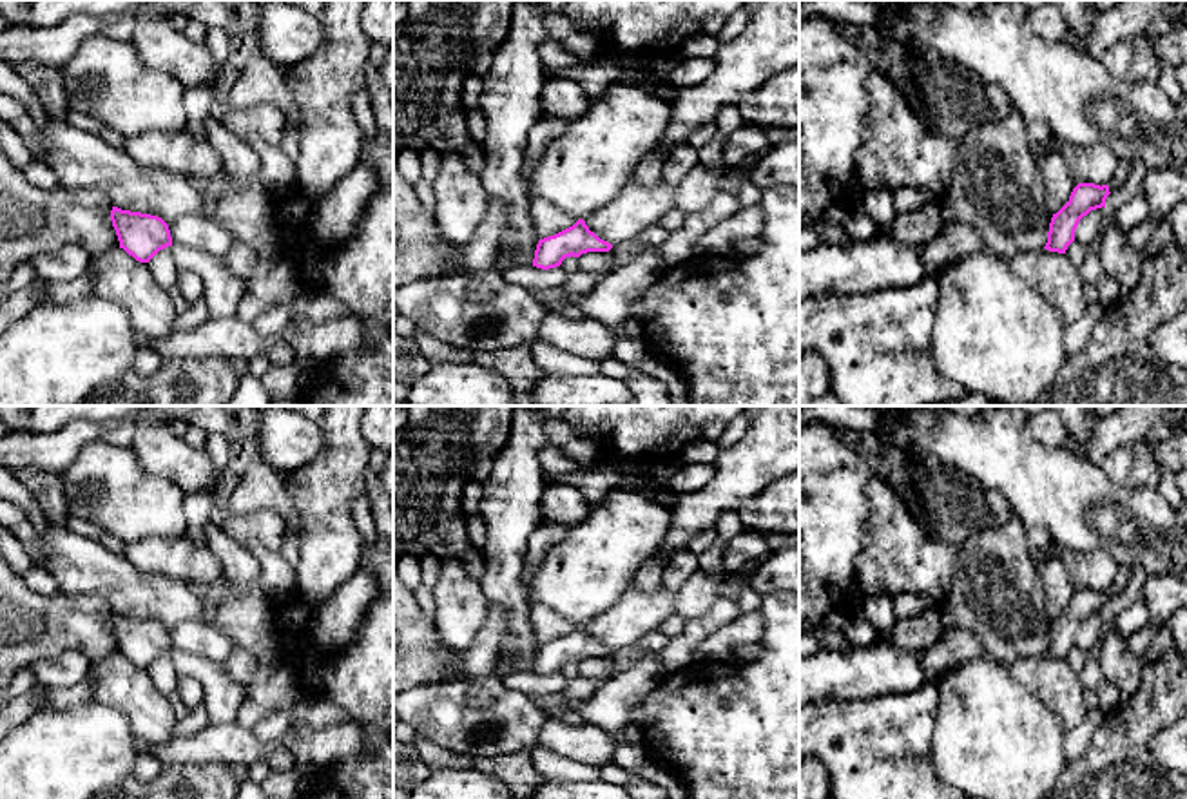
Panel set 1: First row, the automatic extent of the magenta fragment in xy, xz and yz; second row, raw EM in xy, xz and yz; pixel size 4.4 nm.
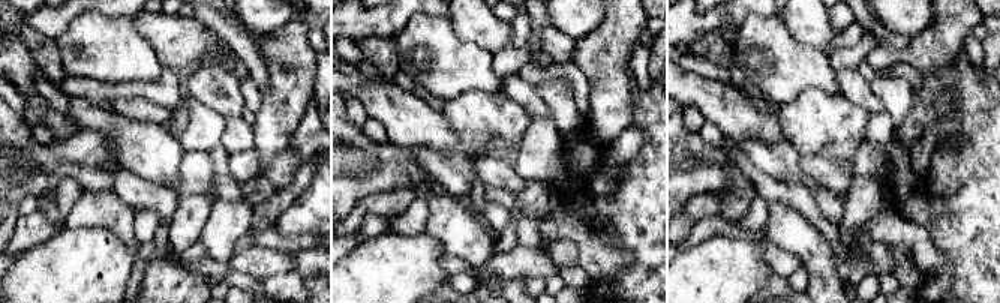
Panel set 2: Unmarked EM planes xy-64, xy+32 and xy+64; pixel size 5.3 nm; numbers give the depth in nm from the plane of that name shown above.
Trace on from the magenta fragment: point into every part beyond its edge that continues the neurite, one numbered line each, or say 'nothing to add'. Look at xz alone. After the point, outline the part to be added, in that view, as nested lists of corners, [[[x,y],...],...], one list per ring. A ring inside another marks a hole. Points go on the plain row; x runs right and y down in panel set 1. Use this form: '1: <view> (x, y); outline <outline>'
nothing to add

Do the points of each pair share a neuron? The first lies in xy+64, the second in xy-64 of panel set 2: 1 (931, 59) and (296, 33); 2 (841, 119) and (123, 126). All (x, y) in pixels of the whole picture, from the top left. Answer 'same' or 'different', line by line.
1: same
2: different

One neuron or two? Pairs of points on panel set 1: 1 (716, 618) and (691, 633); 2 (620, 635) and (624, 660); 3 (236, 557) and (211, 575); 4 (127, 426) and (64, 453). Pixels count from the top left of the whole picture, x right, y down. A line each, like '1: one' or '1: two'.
1: one
2: two
3: two
4: one

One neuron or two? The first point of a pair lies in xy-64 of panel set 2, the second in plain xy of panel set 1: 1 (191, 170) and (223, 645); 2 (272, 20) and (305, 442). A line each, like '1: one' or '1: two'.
1: one
2: one

